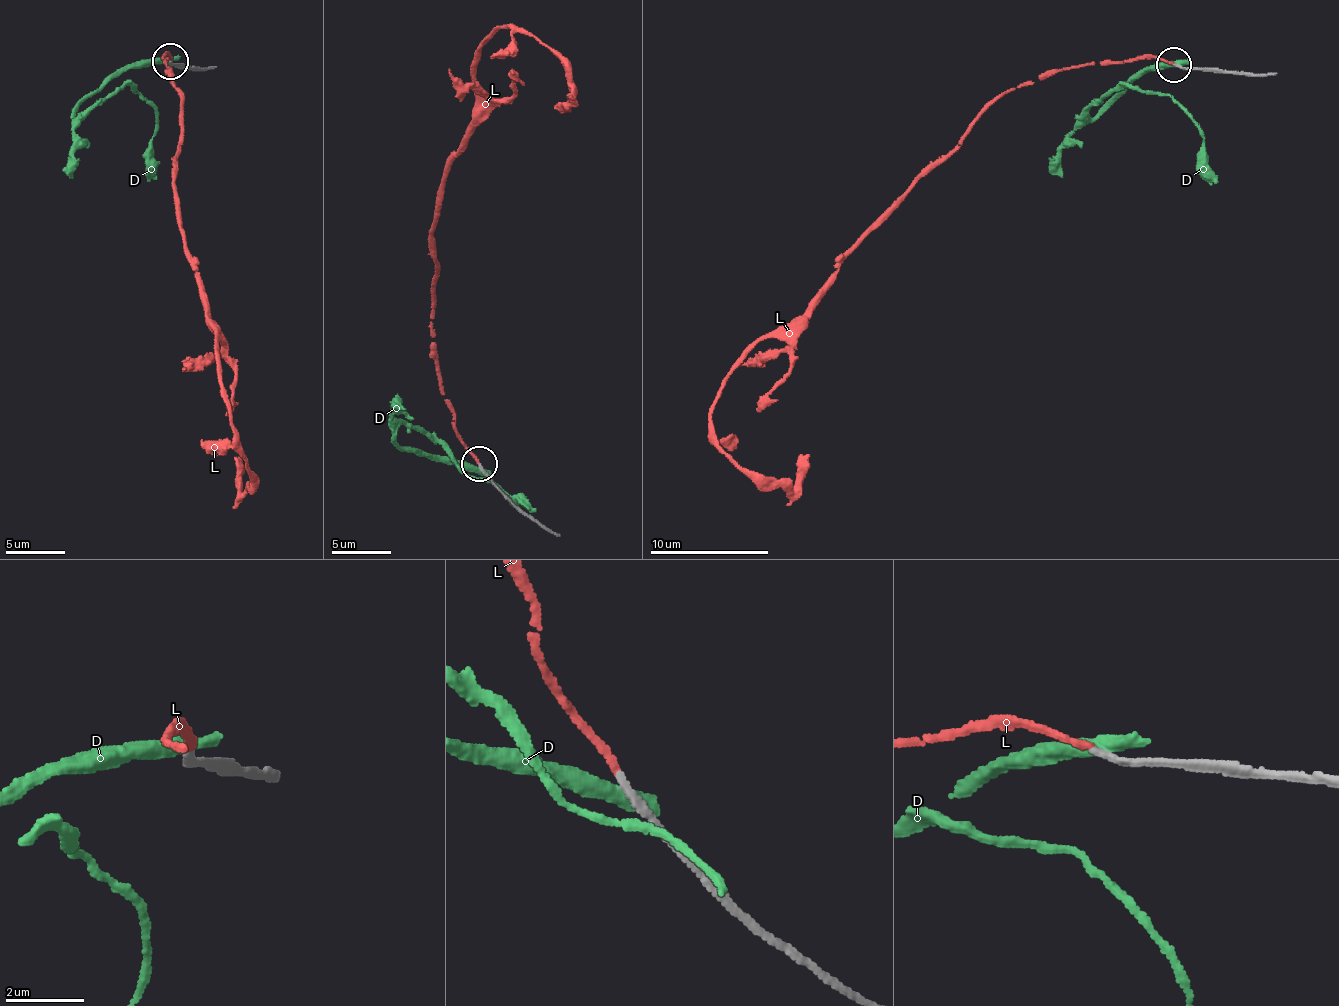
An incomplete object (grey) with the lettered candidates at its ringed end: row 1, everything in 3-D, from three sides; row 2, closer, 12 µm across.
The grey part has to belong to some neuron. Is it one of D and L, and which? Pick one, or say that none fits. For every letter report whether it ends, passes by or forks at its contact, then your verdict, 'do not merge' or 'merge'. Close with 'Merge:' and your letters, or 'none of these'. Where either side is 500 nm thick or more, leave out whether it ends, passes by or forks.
D: it passes by | do not merge
L: it ends | merge
Merge: L

